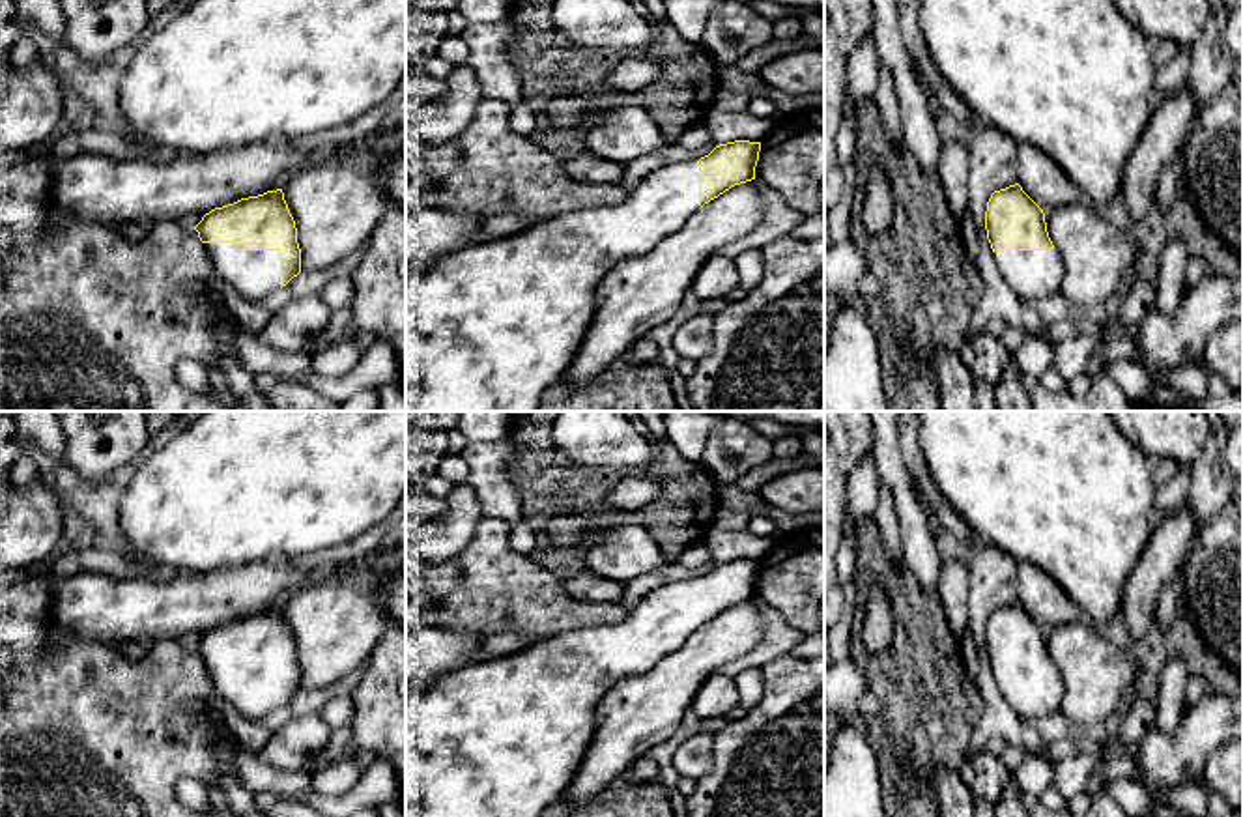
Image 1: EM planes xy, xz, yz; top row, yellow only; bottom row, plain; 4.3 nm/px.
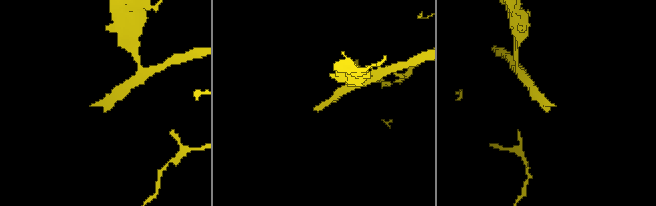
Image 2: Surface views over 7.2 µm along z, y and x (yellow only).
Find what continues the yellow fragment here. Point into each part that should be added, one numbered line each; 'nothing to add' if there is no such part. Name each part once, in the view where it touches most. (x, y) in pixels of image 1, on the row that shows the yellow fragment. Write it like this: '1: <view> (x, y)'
1: xy (255, 273)

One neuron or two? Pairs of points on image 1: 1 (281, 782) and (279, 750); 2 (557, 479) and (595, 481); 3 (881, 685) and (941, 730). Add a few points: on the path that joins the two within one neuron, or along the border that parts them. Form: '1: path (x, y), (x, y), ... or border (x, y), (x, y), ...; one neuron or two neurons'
1: border (255, 754), (281, 769), (307, 773); two neurons
2: path (567, 481), (585, 481); one neuron
3: path (896, 690), (905, 694), (926, 715); one neuron

